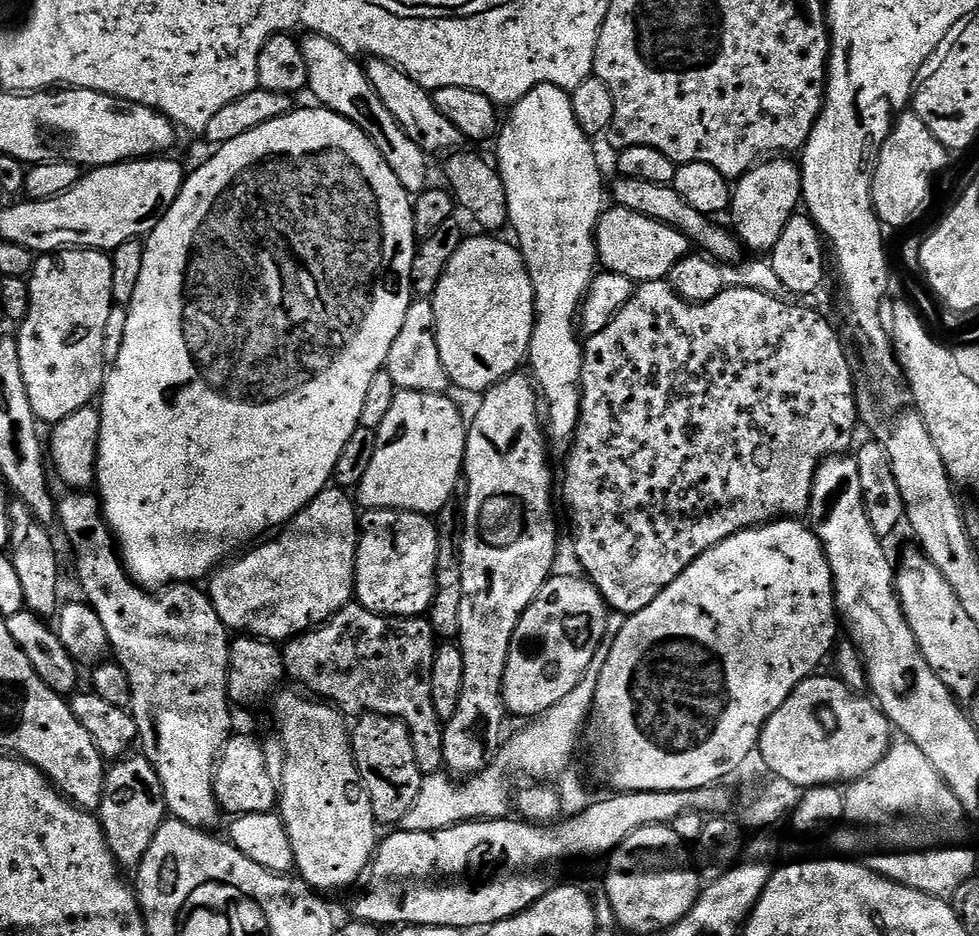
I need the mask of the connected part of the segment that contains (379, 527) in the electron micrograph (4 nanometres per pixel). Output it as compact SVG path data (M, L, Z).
M368 510L360 516L360 541L356 551L355 599L366 610L379 616L403 616L420 618L432 606L436 593L436 563L440 533L437 525L427 516L416 512Z

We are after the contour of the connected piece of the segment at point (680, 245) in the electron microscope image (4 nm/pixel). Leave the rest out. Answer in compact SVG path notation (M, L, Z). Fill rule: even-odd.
M619 206L601 212L600 219L596 222L596 254L599 263L607 271L622 274L633 282L665 279L676 261L689 255L689 252L688 237L676 228Z

